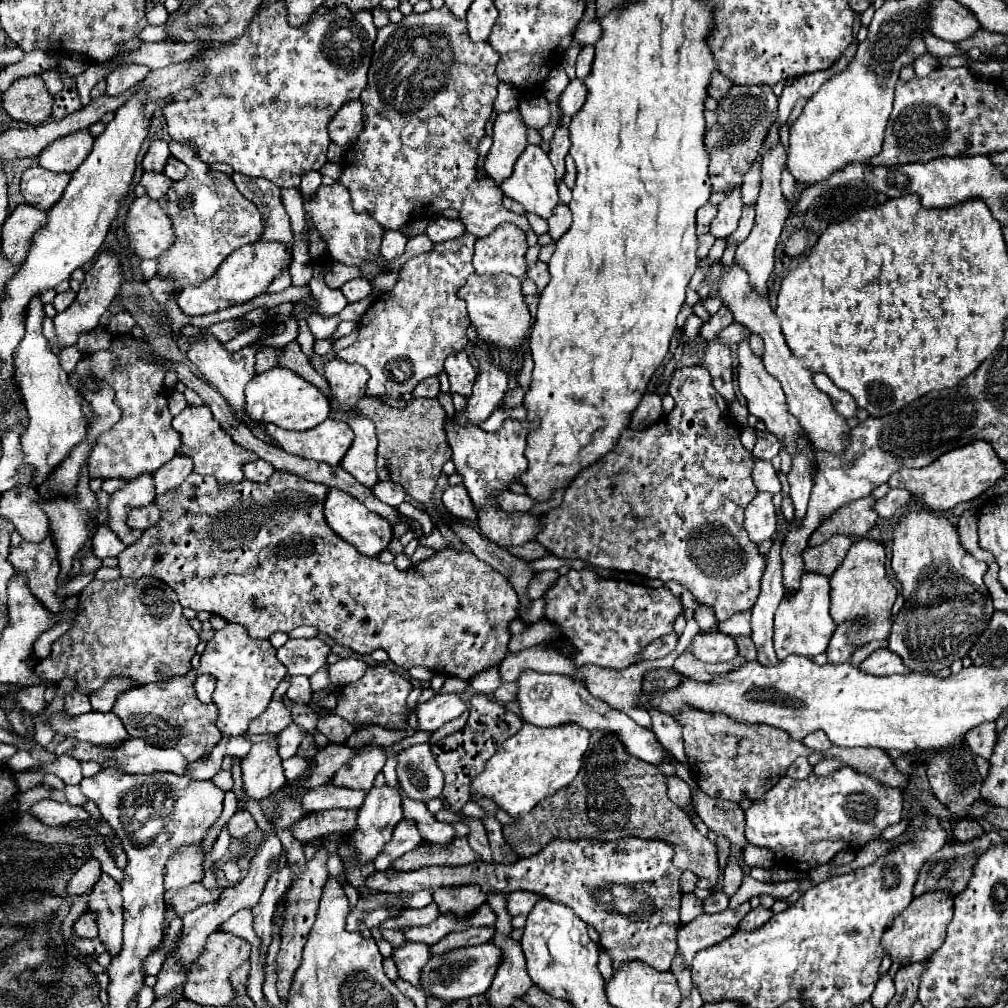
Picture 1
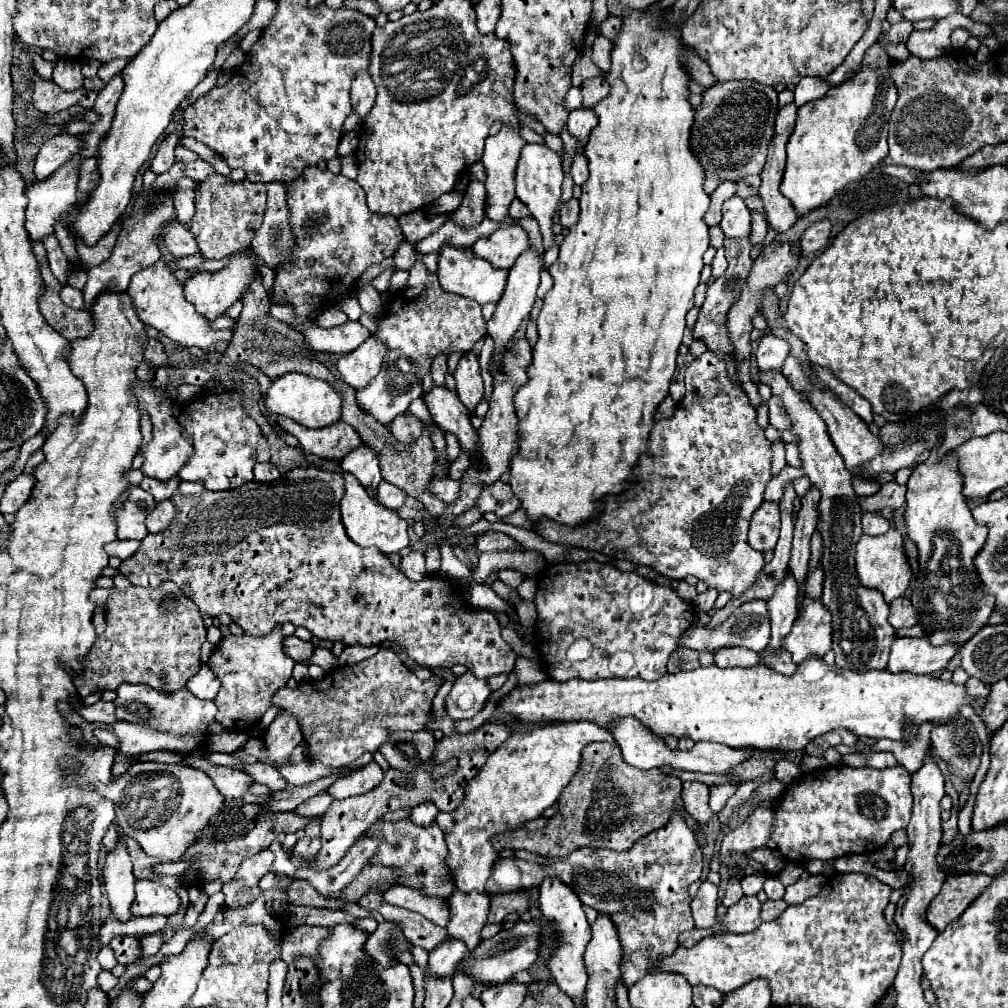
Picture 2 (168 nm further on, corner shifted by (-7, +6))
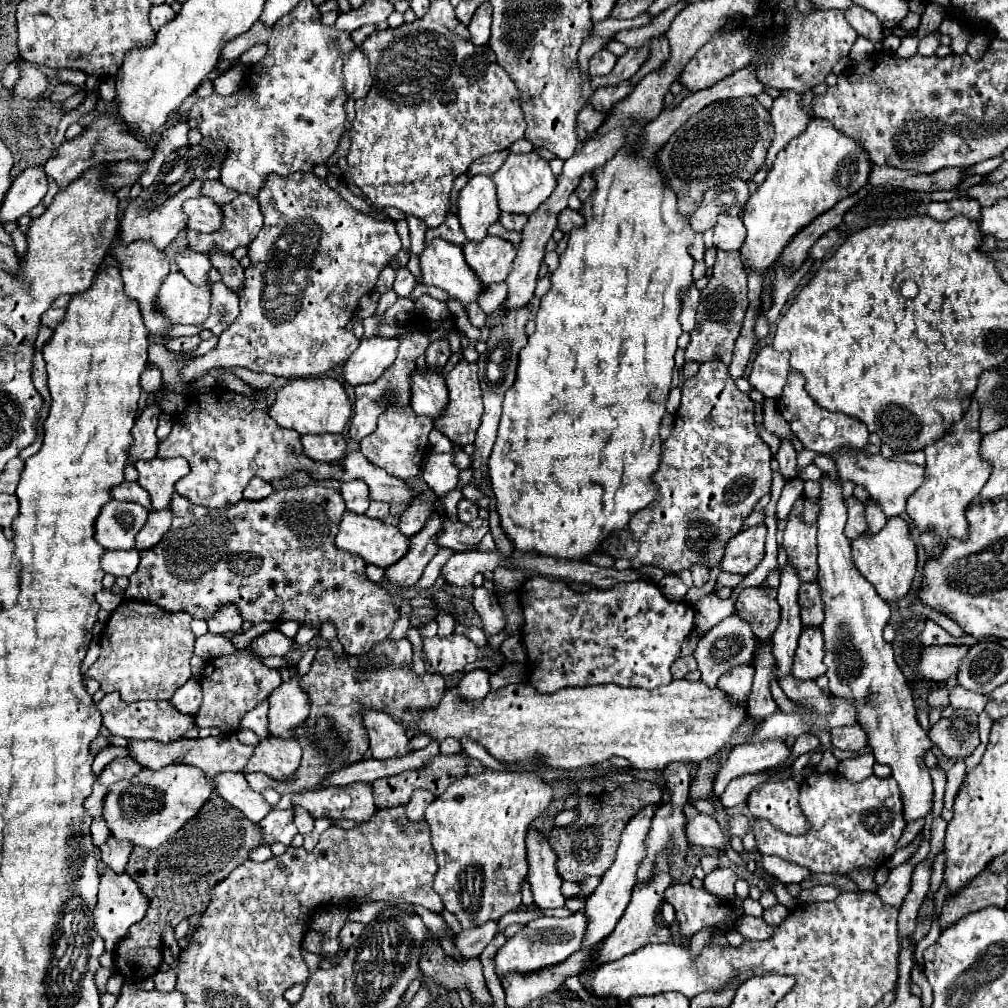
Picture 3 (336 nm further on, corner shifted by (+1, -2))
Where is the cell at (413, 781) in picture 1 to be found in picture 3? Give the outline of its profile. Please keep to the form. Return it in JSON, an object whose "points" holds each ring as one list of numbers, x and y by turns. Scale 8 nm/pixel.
{"points":[[367,709,363,713,363,721,367,727,371,753,375,759,393,759,413,753,409,747,409,737,401,725,397,725,389,715,381,711]]}

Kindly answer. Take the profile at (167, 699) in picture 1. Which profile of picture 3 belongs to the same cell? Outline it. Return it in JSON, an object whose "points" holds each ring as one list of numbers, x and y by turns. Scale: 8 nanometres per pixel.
{"points":[[117,691,109,693,101,699,97,709,103,715,103,725,109,729,111,735,119,735,125,739,159,739,159,741,175,741,185,735,185,731,195,727,195,717,185,715,177,711,169,701,135,701,135,703,125,703]]}

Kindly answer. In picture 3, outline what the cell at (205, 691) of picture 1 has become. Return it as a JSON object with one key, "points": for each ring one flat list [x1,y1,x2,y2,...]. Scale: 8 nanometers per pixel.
{"points":[[191,677,183,687,179,687,179,689,175,691,175,695,171,697,171,703,173,703,181,713,195,715,197,709,201,707,201,699,203,699,201,683]]}

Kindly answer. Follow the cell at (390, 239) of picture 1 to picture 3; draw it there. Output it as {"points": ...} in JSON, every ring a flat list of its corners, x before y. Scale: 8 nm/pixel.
{"points":[[399,267,397,275,395,275,395,283,393,283,395,293,399,297,409,297,413,287,415,287,415,277,411,275,411,271,407,267]]}

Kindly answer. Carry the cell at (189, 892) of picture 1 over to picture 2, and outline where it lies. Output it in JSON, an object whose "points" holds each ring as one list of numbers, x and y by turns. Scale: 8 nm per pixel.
{"points":[[137,881,135,883,135,901,131,905,131,915,149,917,149,915,173,915,181,905,179,895,157,883,157,881]]}

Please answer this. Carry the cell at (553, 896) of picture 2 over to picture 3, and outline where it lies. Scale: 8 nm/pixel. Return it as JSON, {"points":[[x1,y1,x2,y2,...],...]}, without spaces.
{"points":[[529,827,527,833,527,861,529,875,527,881,533,891,535,905,539,909,557,909,565,905,565,897,561,893,561,877,555,869,555,853,543,841,535,827]]}

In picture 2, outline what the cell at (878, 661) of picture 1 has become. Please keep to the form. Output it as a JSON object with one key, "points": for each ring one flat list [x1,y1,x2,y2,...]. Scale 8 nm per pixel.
{"points":[[899,637,893,641,887,669,893,673,907,671,915,675,937,675,947,667,957,651,959,647,953,643,935,647,929,639]]}

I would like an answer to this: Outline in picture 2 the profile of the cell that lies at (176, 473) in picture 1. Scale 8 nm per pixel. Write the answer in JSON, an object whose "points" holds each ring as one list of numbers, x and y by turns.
{"points":[[143,477,139,487,145,489,147,493,151,493,155,497,155,501,159,503,159,501,169,499,175,493,177,485,179,485,179,479,175,479,175,481,173,479,171,481,157,481,157,479,151,479,151,477]]}

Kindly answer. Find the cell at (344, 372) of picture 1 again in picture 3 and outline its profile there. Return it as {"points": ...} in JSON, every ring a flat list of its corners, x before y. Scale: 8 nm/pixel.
{"points":[[385,337,363,339,343,367,345,383,353,387,361,383,373,383,395,361,395,355,397,339]]}

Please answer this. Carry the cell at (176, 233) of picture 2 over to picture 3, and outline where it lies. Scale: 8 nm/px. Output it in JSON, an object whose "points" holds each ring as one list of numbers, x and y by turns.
{"points":[[181,249,177,251,177,267,191,283,209,285,207,273,211,269,211,261,207,255,191,251,191,249]]}

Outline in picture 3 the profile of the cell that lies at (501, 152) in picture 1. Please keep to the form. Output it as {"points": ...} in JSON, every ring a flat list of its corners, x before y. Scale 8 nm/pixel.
{"points":[[475,175,457,197,457,217,469,241,481,241,487,235,501,209,497,205,497,191,493,175]]}

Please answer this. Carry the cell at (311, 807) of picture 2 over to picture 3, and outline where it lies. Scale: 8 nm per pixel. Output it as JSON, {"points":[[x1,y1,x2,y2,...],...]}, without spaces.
{"points":[[273,809,259,825,265,833,267,845,273,845,277,841,281,841,283,845,289,845,297,833,297,827,293,823,293,809,285,809,285,811]]}

